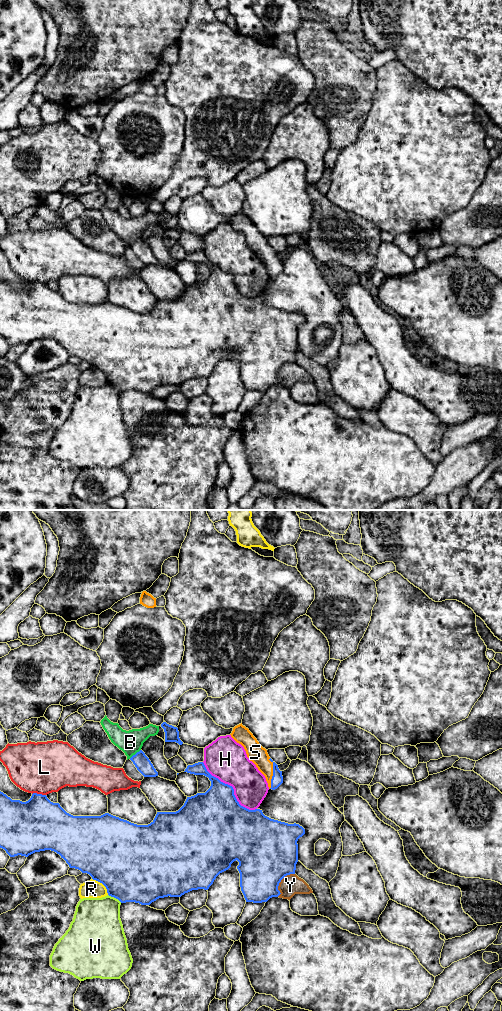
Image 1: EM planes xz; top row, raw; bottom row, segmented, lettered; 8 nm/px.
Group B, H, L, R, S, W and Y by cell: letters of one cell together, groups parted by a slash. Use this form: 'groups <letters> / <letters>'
groups B / H / L / R / S / W / Y

